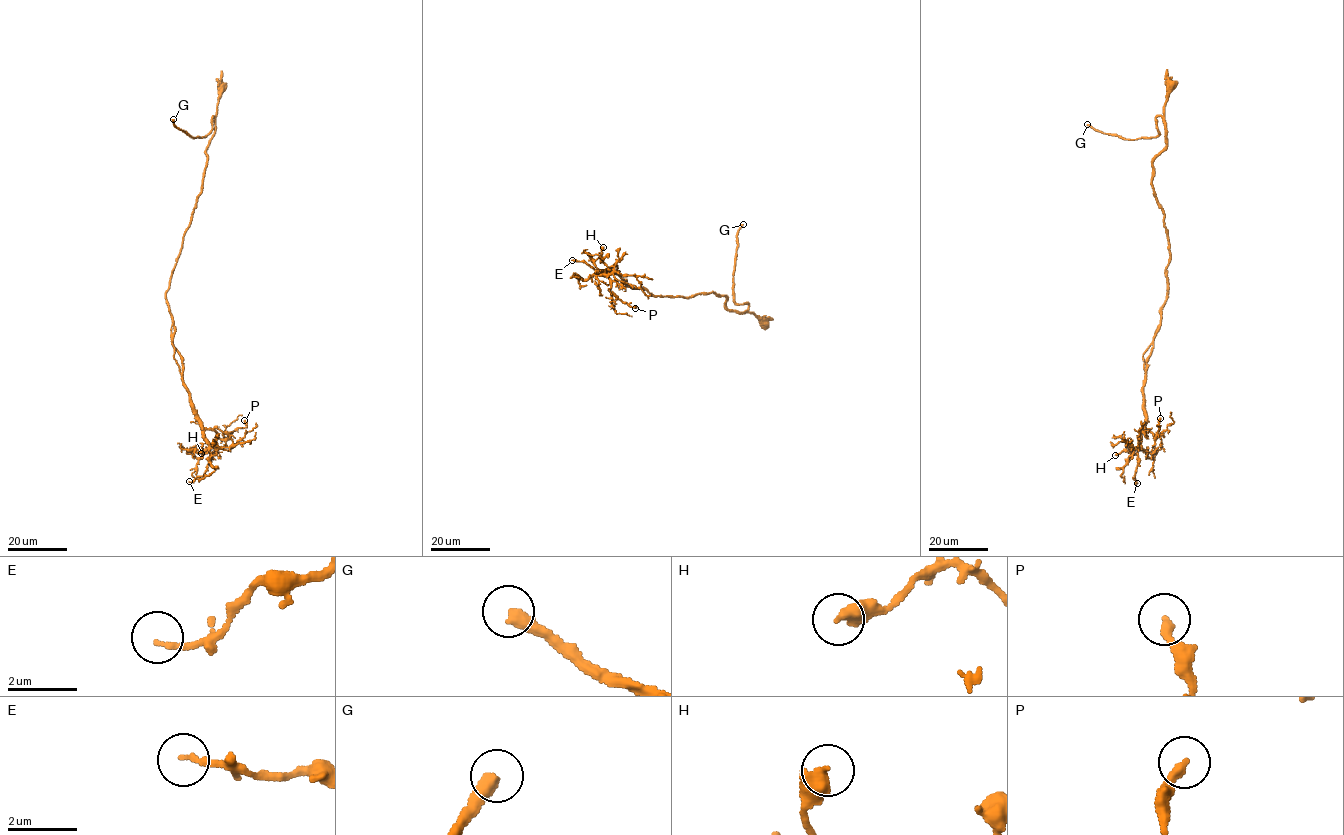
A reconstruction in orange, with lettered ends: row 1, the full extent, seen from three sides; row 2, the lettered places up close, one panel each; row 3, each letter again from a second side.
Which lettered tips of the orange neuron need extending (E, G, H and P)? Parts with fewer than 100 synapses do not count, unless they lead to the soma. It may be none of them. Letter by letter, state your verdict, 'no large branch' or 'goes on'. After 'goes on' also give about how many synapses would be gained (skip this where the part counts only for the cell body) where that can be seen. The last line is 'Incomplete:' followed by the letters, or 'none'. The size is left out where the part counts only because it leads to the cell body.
E: no large branch
G: goes on | 200 syn
H: no large branch
P: no large branch
Incomplete: G

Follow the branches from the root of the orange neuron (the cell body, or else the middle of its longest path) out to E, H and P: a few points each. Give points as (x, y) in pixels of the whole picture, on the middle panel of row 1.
E: (764, 324), (727, 308), (724, 295), (653, 295), (625, 285), (617, 271), (602, 274), (572, 260)
H: (764, 324), (727, 308), (724, 295), (653, 295), (625, 285), (617, 271), (602, 274), (594, 261), (603, 247)
P: (764, 324), (727, 308), (724, 295), (653, 295), (605, 270), (611, 292), (635, 308)

